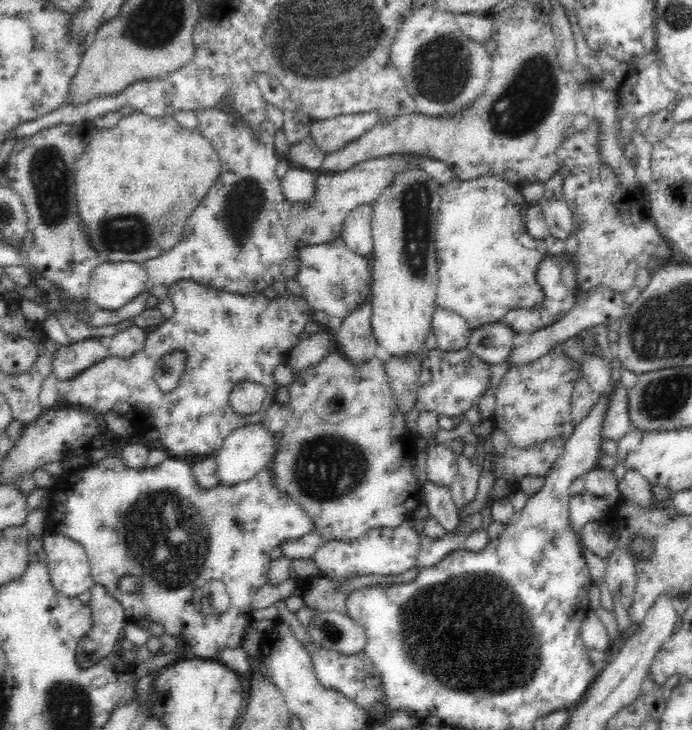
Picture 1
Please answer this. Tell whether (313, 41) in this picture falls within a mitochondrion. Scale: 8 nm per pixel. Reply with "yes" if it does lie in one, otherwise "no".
yes

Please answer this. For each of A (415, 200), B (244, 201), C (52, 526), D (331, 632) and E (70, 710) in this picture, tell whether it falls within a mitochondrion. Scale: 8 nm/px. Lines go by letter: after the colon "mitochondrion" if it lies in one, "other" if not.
A: mitochondrion
B: mitochondrion
C: other
D: mitochondrion
E: mitochondrion

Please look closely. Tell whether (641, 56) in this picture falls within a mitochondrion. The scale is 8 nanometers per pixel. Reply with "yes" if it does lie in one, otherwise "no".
no

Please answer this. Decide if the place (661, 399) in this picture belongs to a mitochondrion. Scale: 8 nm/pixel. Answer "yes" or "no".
yes

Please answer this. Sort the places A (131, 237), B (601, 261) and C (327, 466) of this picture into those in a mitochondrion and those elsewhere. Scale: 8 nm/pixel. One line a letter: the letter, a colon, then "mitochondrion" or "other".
A: mitochondrion
B: other
C: mitochondrion

